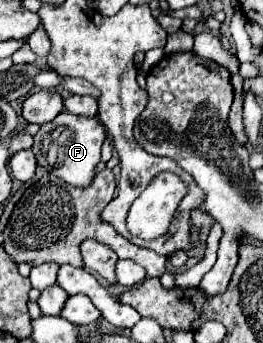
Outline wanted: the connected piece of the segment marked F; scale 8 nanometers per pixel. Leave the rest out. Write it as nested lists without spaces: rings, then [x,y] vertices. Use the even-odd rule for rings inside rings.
[[[63,110],[55,120],[39,126],[39,132],[33,136],[33,152],[41,168],[49,174],[59,176],[71,186],[87,186],[95,176],[95,166],[101,160],[101,146],[107,138],[105,126],[97,118],[75,116]]]

